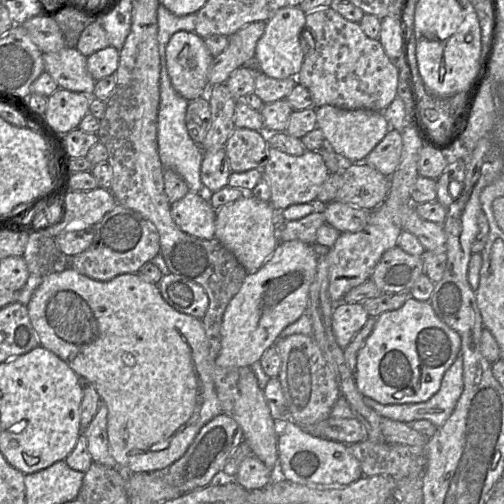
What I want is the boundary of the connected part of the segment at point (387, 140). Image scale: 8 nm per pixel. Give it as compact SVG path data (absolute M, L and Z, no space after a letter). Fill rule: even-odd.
M390 128L385 137L368 154L365 162L387 177L398 168L402 159L402 134Z

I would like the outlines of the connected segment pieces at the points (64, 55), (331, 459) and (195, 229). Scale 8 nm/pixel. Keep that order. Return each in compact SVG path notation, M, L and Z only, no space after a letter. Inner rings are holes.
M64 47L58 52L43 53L44 71L59 88L93 96L96 80L87 67L87 57L76 48Z
M291 419L280 425L278 452L278 475L294 483L307 486L349 485L363 476L361 465L347 444L313 436Z
M189 191L171 204L171 217L185 233L199 239L215 238L216 211L205 192Z

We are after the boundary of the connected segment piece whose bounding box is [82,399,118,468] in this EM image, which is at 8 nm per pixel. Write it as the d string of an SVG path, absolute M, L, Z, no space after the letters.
M100 399L98 411L89 426L82 430L87 439L88 451L93 462L111 468L118 468L118 463L110 453L107 433L107 405Z

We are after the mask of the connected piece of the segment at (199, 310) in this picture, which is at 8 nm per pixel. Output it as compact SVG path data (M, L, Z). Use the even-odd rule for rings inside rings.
M163 275L157 284L165 301L177 311L202 319L209 306L205 289L179 275Z

